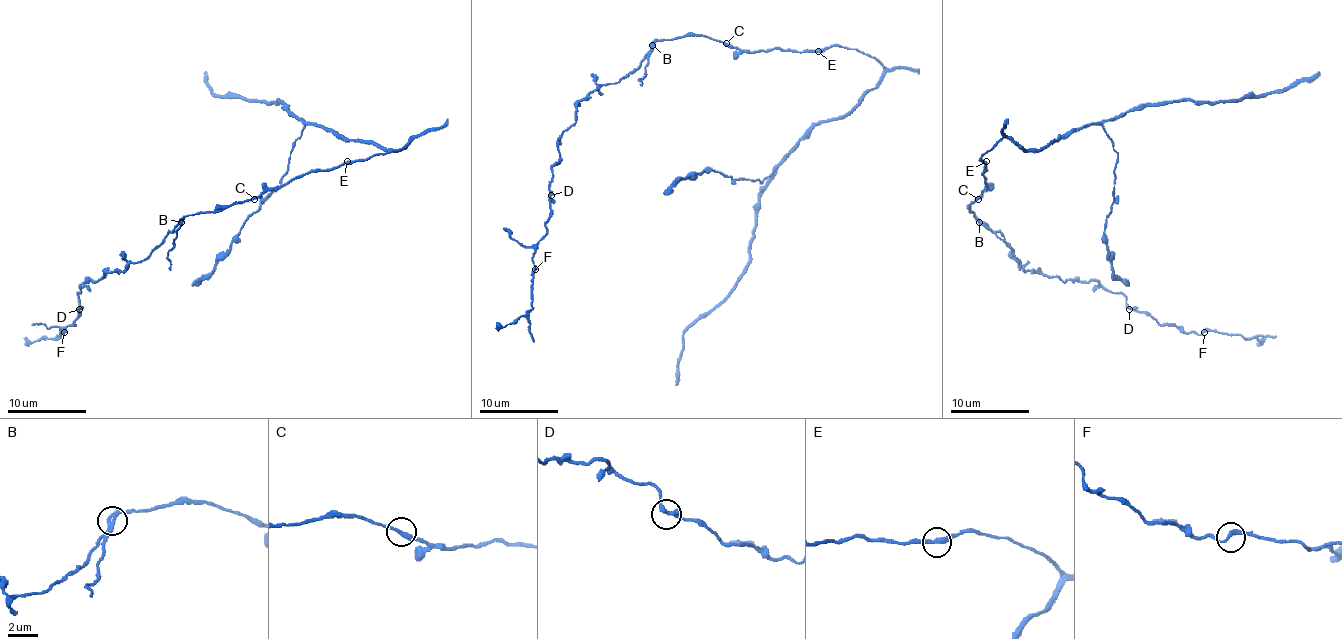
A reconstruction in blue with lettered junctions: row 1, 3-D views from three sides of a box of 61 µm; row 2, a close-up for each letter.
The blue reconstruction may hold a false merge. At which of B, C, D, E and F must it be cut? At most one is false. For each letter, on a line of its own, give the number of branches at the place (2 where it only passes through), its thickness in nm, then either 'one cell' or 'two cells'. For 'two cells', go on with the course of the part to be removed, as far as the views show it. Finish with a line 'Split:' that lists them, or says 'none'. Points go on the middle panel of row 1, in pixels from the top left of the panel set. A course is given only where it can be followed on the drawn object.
B: 2 branches meet; 280 nm thick; two cells; foreign part runs (653, 45), (639, 79), (641, 85)
C: 2 branches meet; 280 nm thick; one cell
D: 2 branches meet; 300 nm thick; one cell
E: 2 branches meet; 280 nm thick; one cell
F: 2 branches meet; 260 nm thick; one cell
Split: B

